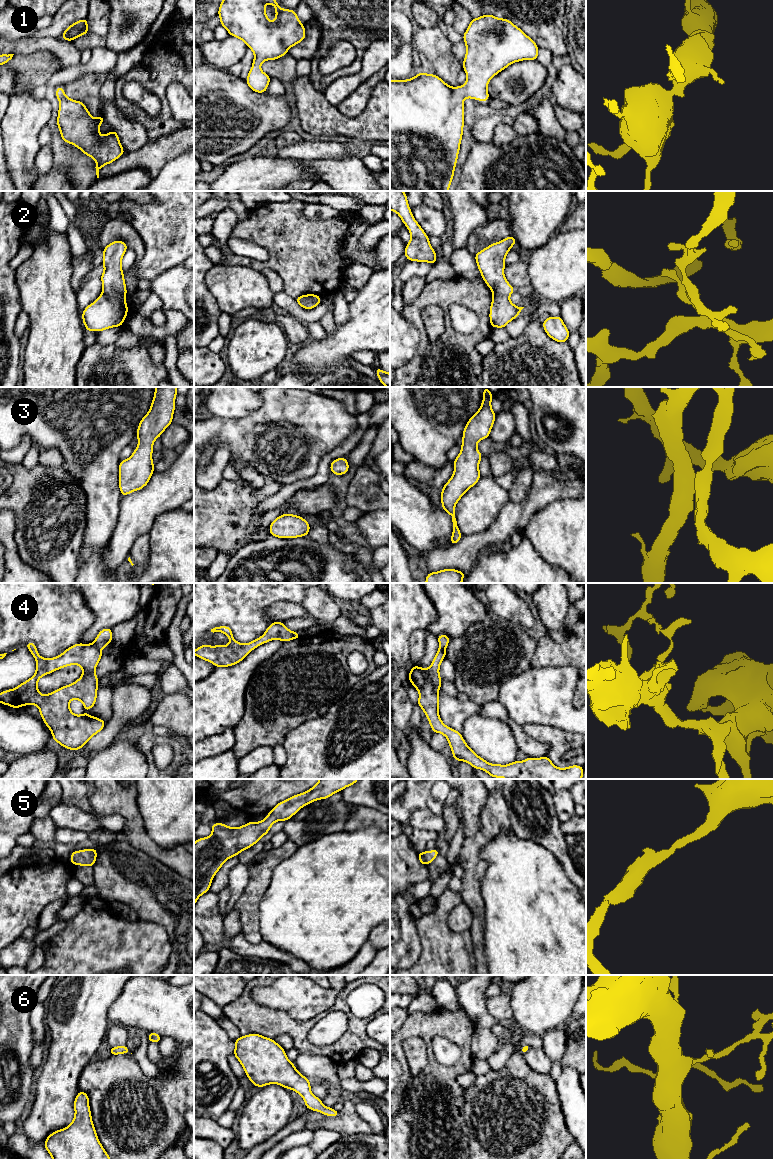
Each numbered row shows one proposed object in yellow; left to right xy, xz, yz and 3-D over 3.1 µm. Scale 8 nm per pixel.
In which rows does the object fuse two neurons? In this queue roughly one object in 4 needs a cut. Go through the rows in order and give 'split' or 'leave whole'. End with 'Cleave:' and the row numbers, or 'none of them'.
1: leave whole
2: leave whole
3: leave whole
4: split
5: leave whole
6: leave whole
Cleave: 4

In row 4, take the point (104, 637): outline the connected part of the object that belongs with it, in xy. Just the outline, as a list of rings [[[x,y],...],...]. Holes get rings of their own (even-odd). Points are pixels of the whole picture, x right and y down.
[[[104,628],[102,629],[95,638],[94,645],[100,651],[112,642],[112,629]]]

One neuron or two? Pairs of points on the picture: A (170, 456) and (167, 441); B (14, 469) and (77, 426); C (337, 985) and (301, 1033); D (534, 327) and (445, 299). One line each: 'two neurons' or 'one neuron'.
A: two neurons
B: two neurons
C: two neurons
D: two neurons

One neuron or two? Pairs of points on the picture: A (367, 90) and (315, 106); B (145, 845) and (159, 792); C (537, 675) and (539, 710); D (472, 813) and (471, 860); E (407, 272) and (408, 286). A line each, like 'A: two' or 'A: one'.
A: two
B: two
C: one
D: two
E: two

